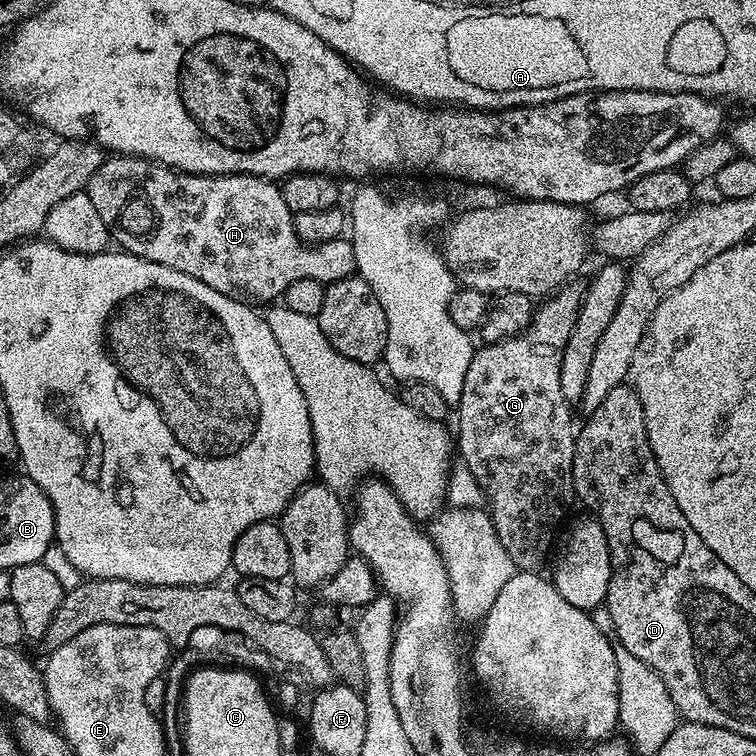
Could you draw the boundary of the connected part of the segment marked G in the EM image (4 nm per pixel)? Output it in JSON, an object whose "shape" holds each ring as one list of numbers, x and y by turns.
{"shape":[[565,286,547,297,541,303,544,305,533,311,532,320,523,332,496,344,477,347,466,370,466,382,462,382,462,398,458,405,460,425,454,428,458,456,460,452,463,467,474,474,484,491,494,530,520,570,543,569,548,551,552,552,557,543,562,528,560,523,568,507,574,504,572,467,578,432,575,427,572,429,572,412,568,409,571,407,560,385,562,350,566,350,566,342,570,340,570,330,578,318,582,299,581,289,572,287]]}

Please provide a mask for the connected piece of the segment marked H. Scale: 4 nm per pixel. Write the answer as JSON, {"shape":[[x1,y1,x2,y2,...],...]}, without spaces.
{"shape":[[112,154,94,170,94,178,90,178,86,191,90,202,94,202,94,210,98,210,102,222,106,222,109,237,115,243,117,240,123,251,170,266,170,270,182,270,182,274,206,282,210,290,218,290,218,294,242,300,249,306,268,306,279,301,286,286,298,282,298,278,314,278,314,282,327,286,357,275,351,239,300,240,292,221,294,213,286,206,286,198,282,198,280,184,262,176,196,176,192,172,166,168,154,160,143,160,141,156]]}

